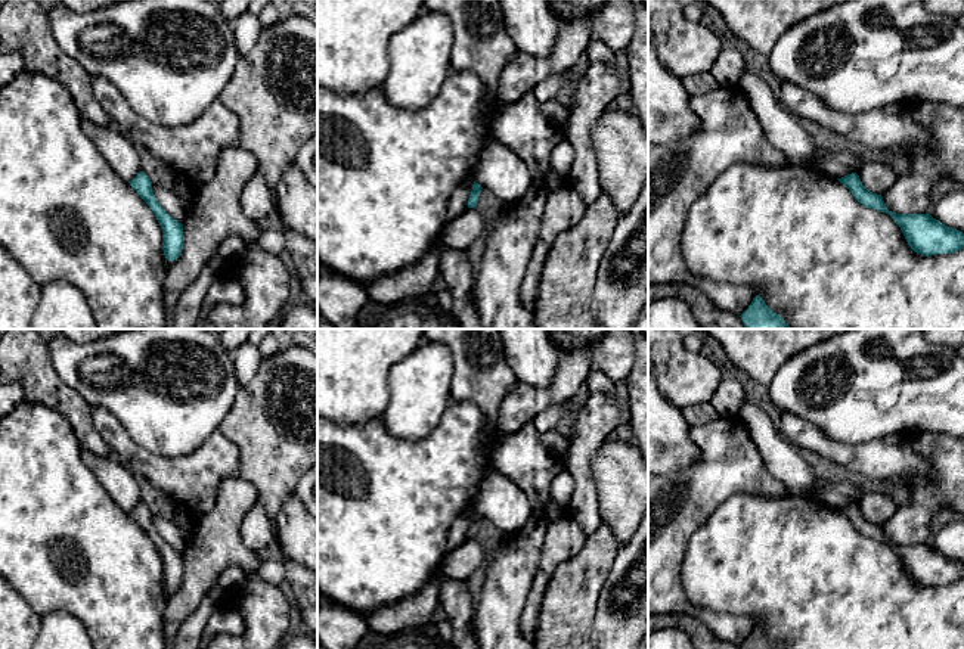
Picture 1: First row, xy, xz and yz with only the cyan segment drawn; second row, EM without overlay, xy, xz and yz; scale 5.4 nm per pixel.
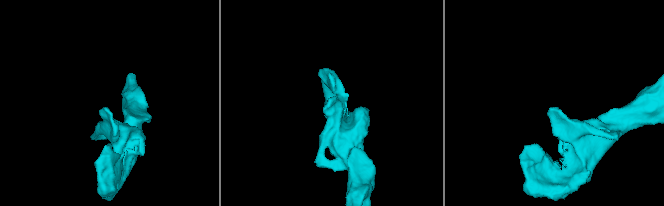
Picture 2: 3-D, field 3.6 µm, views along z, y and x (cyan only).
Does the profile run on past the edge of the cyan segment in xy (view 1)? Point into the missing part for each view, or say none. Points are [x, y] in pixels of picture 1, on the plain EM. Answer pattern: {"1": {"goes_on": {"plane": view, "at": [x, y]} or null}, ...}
{"1": {"goes_on": null}}

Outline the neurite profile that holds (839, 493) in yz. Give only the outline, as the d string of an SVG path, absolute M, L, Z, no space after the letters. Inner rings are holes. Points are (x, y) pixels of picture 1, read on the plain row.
M847 478L831 482L819 479L813 493L818 500L834 509L841 509L852 503L858 504L862 497L861 490L858 490Z

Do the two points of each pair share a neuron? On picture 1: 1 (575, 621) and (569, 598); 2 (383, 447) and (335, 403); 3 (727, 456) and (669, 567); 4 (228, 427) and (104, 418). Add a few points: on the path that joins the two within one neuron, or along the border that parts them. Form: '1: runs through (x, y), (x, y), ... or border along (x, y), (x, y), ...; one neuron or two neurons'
1: runs through (569, 615), (569, 604); one neuron
2: border along (380, 415), (356, 424), (332, 422); two neurons
3: runs through (704, 484), (669, 519), (669, 539); one neuron
4: border along (219, 429), (235, 446), (239, 457); two neurons

